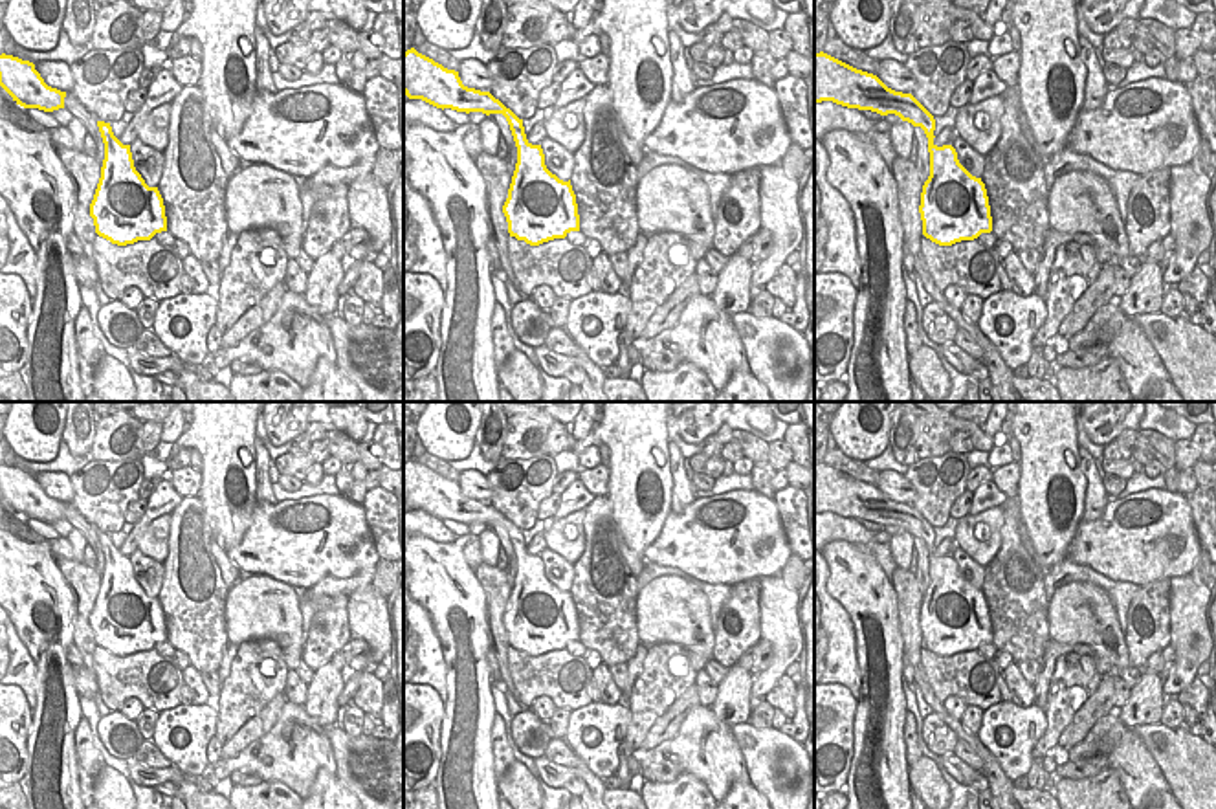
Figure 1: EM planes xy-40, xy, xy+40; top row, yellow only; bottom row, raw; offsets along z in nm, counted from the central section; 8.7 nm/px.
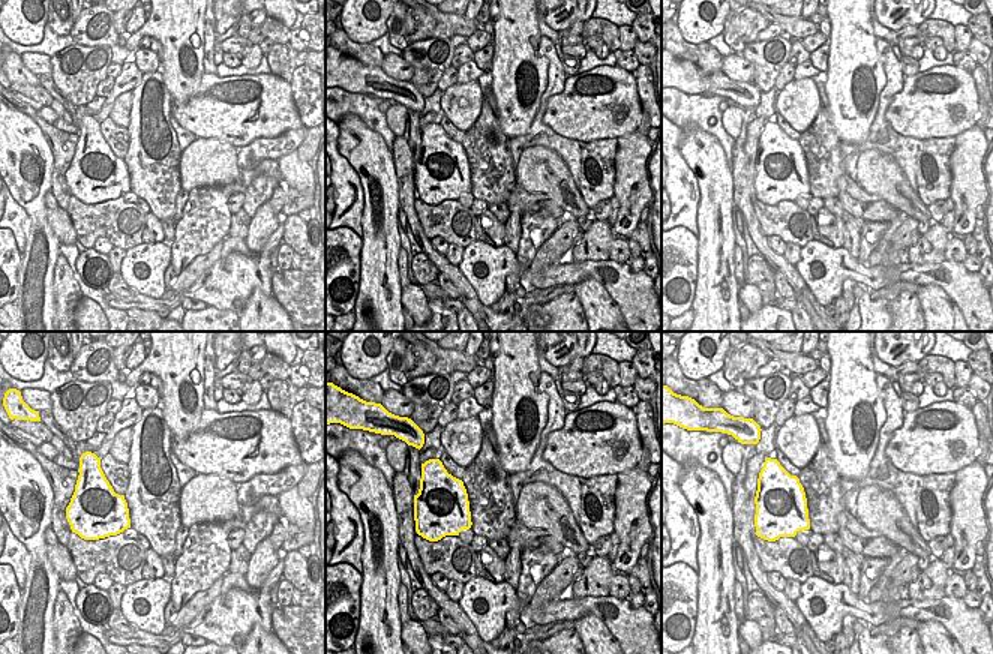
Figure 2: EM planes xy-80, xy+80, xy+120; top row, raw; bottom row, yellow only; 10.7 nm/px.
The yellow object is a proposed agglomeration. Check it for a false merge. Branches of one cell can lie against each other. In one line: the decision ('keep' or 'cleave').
keep

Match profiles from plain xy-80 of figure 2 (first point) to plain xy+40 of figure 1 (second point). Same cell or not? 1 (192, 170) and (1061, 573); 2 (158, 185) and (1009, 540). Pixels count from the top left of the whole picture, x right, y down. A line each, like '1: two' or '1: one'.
1: two
2: one

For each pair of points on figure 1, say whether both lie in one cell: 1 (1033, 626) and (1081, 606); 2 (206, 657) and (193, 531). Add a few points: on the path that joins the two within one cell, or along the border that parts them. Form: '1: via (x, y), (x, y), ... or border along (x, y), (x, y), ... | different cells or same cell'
1: border along (1050, 602), (1048, 637) | different cells
2: via (197, 626), (193, 562) | same cell

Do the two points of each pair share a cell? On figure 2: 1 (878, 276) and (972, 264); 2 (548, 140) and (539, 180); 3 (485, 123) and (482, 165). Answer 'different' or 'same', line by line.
1: different
2: different
3: same

